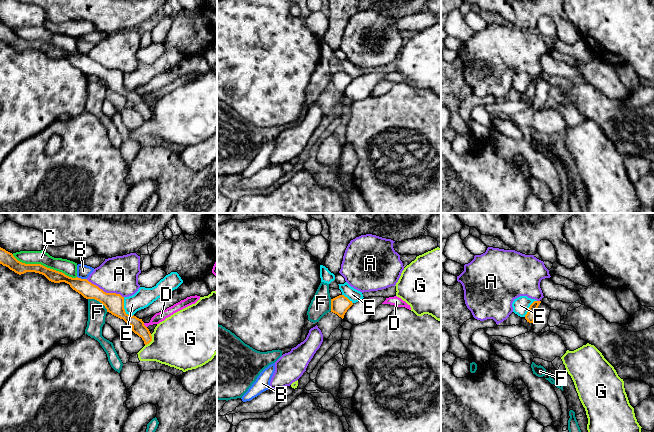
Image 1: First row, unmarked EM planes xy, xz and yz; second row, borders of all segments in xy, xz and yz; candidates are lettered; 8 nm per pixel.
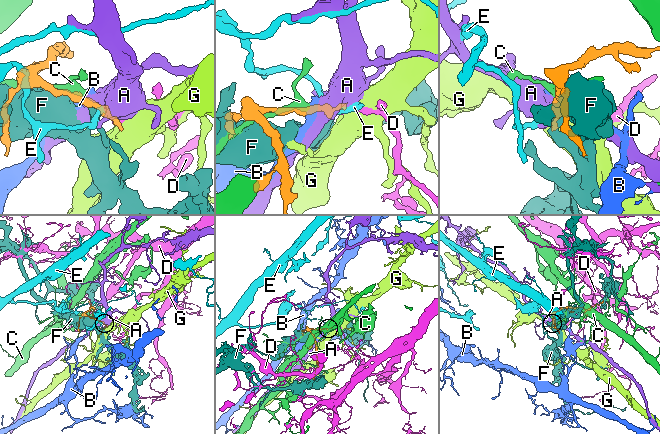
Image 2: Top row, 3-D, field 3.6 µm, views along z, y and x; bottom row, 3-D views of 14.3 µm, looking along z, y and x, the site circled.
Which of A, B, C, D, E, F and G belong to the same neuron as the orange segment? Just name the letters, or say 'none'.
none

